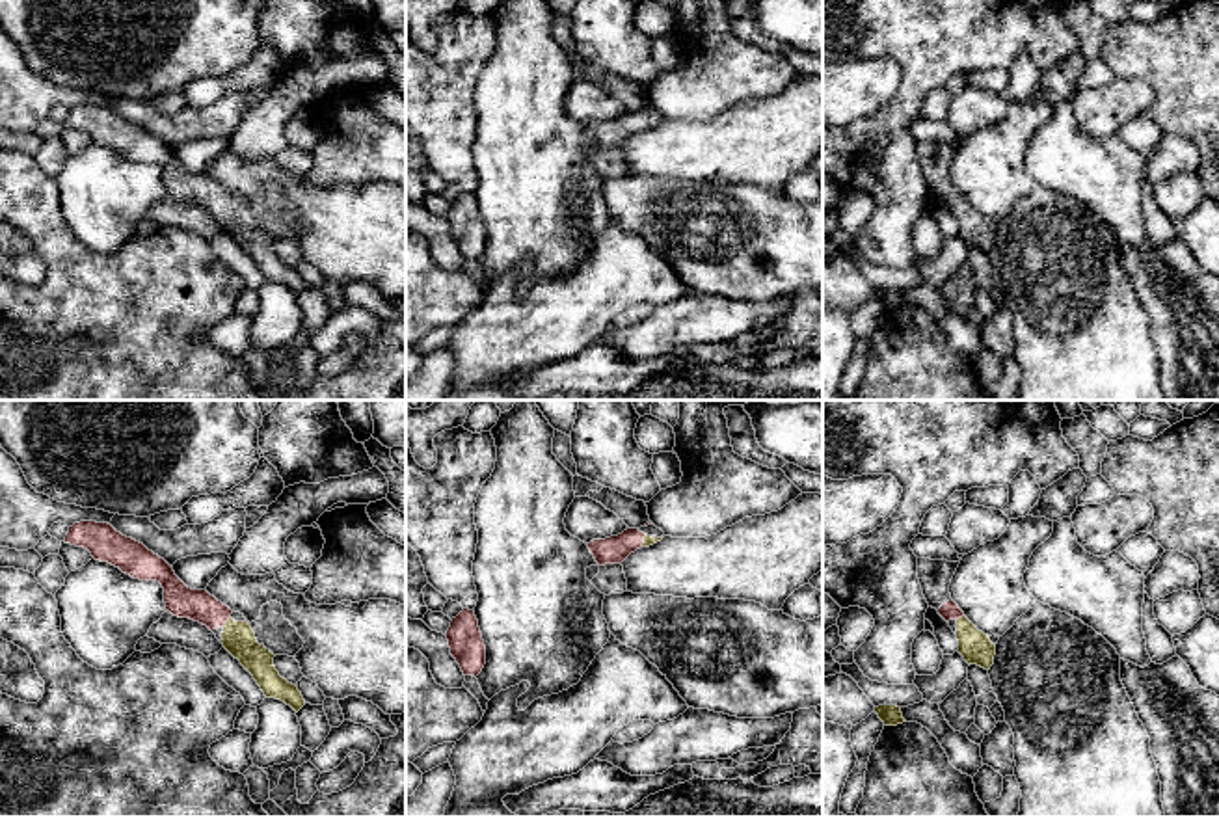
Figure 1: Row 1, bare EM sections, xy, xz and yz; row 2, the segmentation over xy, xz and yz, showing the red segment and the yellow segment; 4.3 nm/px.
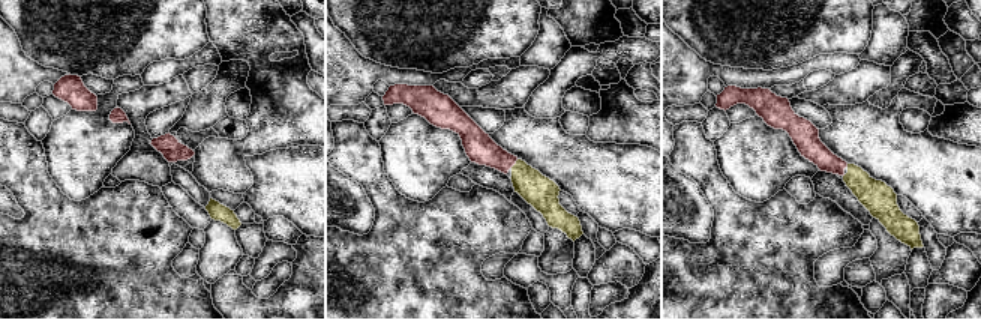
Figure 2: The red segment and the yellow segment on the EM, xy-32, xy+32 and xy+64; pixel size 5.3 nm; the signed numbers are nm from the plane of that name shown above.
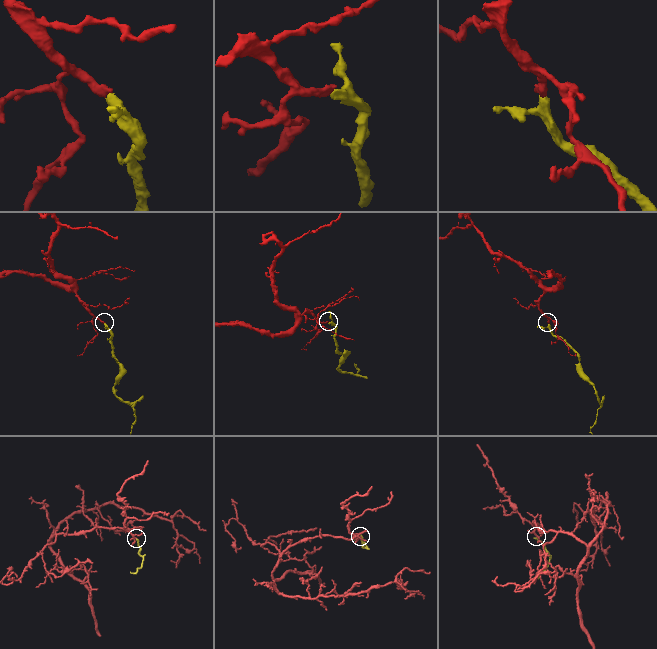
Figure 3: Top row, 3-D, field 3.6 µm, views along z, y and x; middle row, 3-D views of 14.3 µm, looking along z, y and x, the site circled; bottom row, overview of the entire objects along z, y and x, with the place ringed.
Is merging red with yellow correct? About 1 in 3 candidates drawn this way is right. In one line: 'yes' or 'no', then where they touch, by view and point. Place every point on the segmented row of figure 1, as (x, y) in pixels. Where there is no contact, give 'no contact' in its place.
yes | xy (226, 620)

